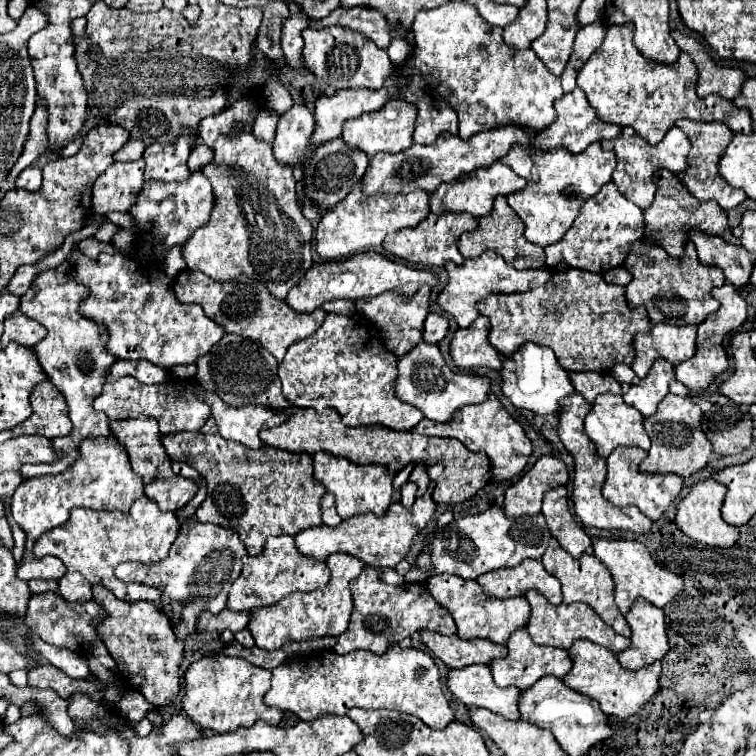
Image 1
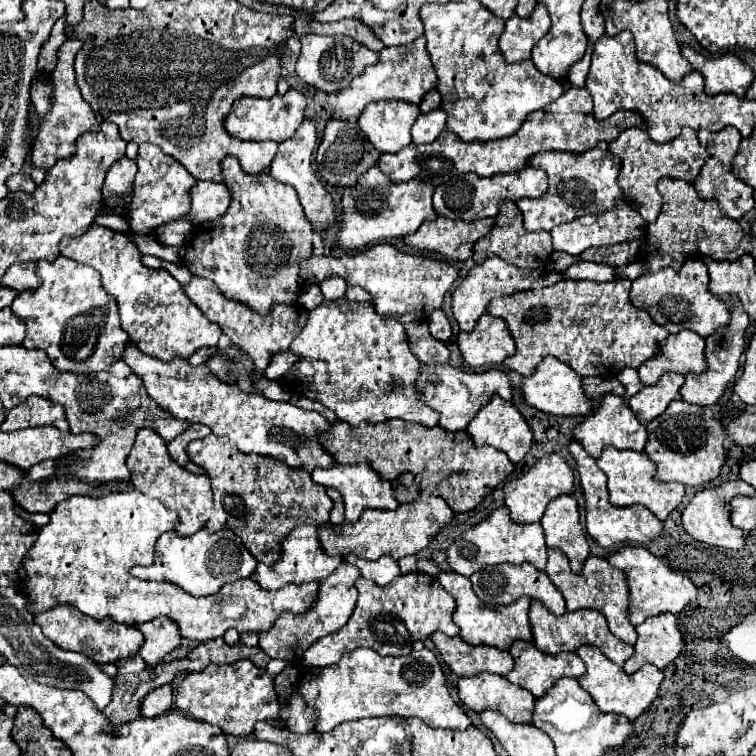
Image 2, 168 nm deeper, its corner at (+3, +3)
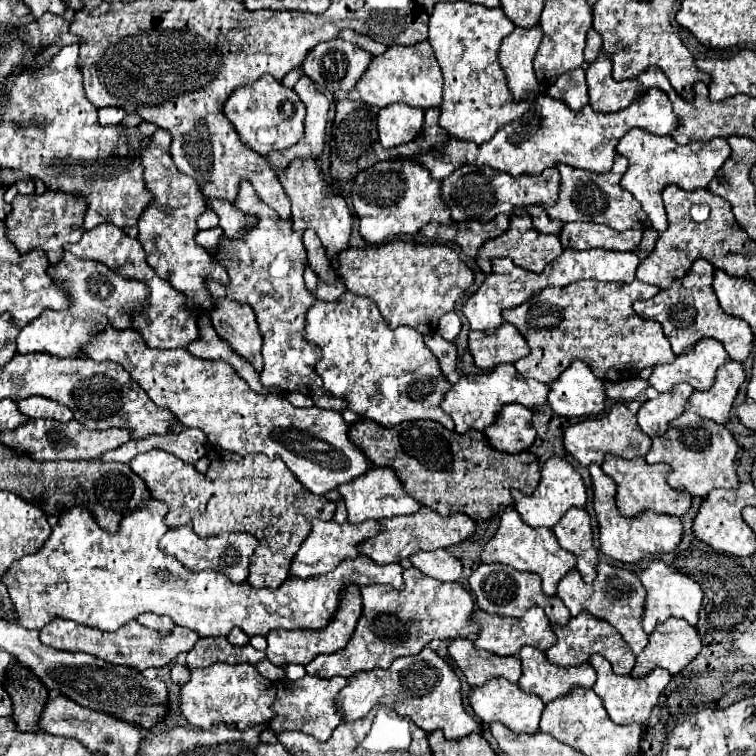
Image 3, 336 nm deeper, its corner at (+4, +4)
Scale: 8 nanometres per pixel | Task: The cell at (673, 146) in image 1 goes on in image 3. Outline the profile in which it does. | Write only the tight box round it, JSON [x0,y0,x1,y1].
[616,128,730,232]

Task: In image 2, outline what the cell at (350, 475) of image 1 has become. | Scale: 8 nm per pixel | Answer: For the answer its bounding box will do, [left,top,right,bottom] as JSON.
[313,465,399,523]

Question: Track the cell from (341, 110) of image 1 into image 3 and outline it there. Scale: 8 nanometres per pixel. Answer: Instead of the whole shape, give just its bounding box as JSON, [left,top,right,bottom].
[356,40,442,108]

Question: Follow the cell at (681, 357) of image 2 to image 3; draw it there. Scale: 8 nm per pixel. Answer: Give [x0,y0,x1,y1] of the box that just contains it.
[648,338,730,392]

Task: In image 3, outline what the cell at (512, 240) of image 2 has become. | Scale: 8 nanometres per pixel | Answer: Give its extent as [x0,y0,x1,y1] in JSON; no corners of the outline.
[476,208,562,274]

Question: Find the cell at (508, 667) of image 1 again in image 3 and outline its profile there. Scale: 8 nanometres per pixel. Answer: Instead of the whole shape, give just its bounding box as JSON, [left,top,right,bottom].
[518,646,596,704]

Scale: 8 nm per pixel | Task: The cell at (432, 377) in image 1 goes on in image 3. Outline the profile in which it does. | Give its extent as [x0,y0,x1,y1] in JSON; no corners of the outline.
[442,364,548,434]

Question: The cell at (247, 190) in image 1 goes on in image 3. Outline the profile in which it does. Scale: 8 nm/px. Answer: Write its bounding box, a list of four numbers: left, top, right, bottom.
[208,182,346,412]

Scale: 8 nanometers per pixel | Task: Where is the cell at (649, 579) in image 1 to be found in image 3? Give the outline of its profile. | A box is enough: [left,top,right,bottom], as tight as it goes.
[638,560,702,634]

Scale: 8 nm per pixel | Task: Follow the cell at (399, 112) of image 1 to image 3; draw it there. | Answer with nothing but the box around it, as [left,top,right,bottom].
[378,104,424,148]

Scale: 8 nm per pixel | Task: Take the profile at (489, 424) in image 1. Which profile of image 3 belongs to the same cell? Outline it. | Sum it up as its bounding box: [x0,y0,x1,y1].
[484,404,536,452]

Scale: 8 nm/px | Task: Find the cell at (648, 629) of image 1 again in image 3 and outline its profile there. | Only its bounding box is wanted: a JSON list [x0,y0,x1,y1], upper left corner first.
[632,618,702,678]

